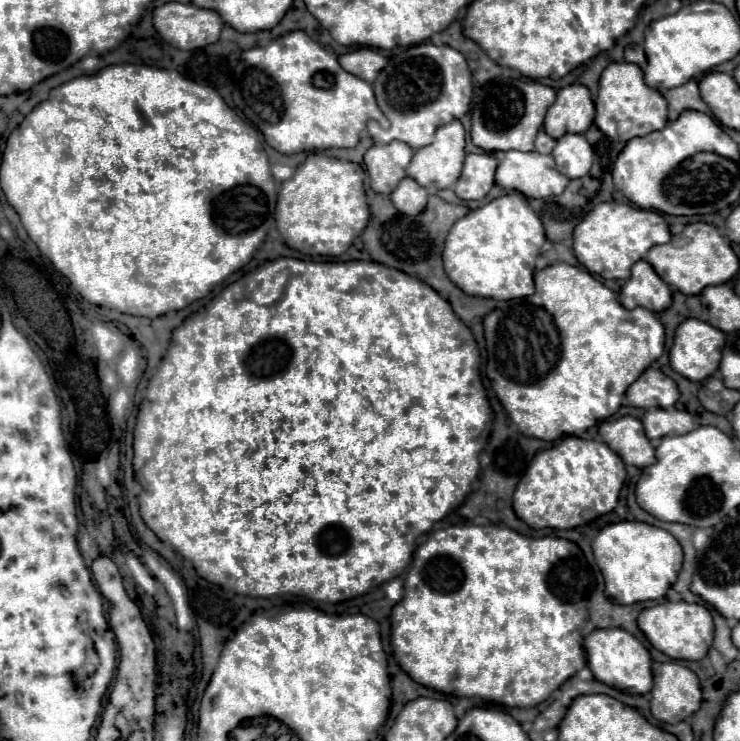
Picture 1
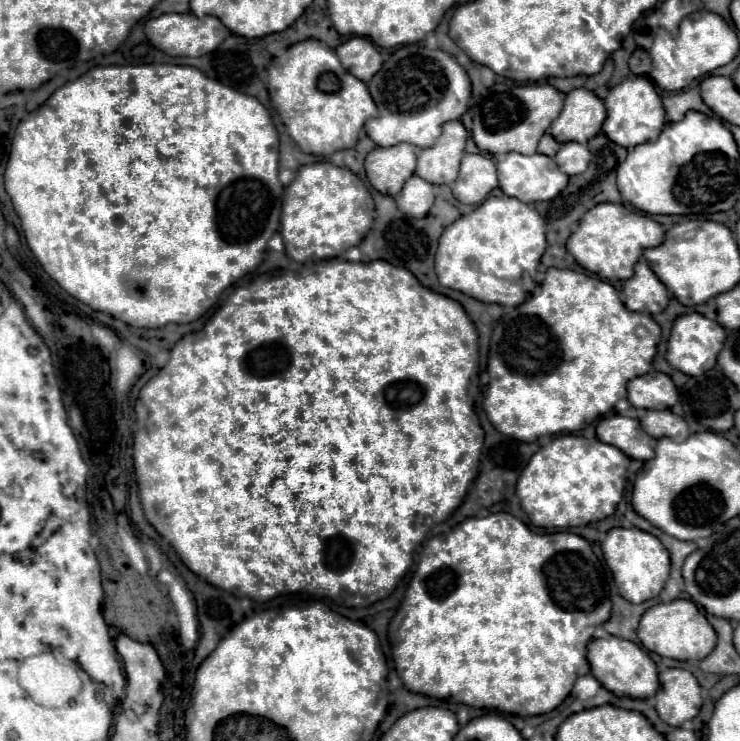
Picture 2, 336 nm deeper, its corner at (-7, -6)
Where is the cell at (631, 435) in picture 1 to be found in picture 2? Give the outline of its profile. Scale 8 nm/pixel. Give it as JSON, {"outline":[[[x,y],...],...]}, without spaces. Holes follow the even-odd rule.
{"outline":[[[627,416],[603,418],[597,424],[597,438],[605,444],[619,448],[629,458],[635,458],[635,460],[653,458],[651,436],[641,430],[639,420],[635,418],[627,418]]]}

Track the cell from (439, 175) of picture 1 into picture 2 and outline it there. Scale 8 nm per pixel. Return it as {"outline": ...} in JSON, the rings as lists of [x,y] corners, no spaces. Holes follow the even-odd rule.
{"outline":[[[459,120],[445,122],[443,134],[431,148],[423,148],[417,156],[415,174],[431,184],[451,184],[457,180],[459,164],[465,152],[467,130]]]}

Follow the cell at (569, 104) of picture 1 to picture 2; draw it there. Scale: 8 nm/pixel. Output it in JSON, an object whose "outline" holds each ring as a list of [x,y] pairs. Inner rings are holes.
{"outline":[[[575,88],[565,96],[565,106],[549,132],[557,142],[587,144],[605,120],[605,106],[599,96],[587,88]]]}

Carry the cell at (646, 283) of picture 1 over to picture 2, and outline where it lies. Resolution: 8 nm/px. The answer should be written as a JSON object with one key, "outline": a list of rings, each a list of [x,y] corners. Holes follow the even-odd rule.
{"outline":[[[641,258],[635,264],[633,278],[625,280],[623,294],[625,294],[625,306],[635,312],[657,314],[663,312],[665,306],[669,304],[669,292],[665,284],[657,280],[649,264],[645,264],[645,258]]]}

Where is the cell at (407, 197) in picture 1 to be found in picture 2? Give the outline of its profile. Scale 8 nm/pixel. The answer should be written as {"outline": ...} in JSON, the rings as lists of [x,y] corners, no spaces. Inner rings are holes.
{"outline":[[[411,176],[397,198],[397,208],[413,218],[423,218],[435,200],[435,186],[419,176]]]}

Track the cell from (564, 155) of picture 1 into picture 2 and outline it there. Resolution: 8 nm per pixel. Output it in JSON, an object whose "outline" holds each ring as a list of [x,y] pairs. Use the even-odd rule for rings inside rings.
{"outline":[[[569,142],[569,144],[561,144],[555,160],[557,160],[557,166],[559,166],[565,174],[575,176],[575,174],[585,172],[585,168],[589,166],[591,154],[589,154],[589,150],[587,150],[585,144]]]}

